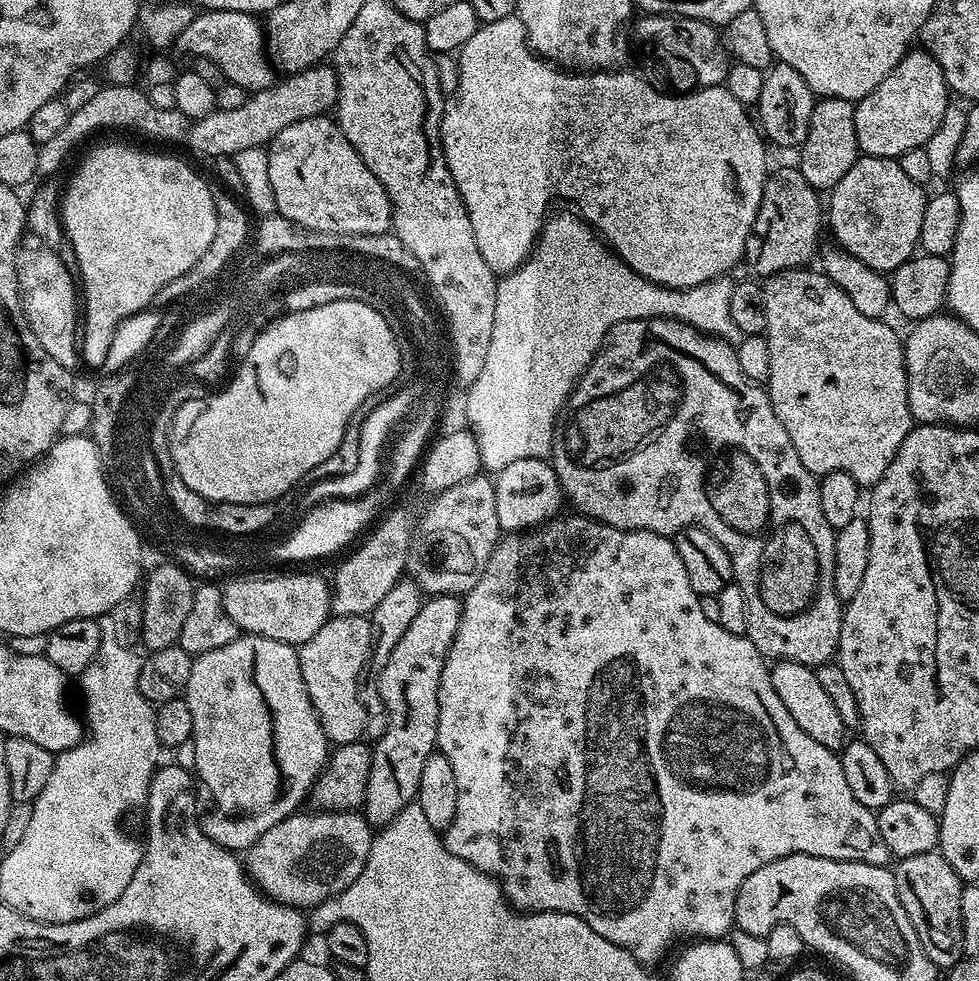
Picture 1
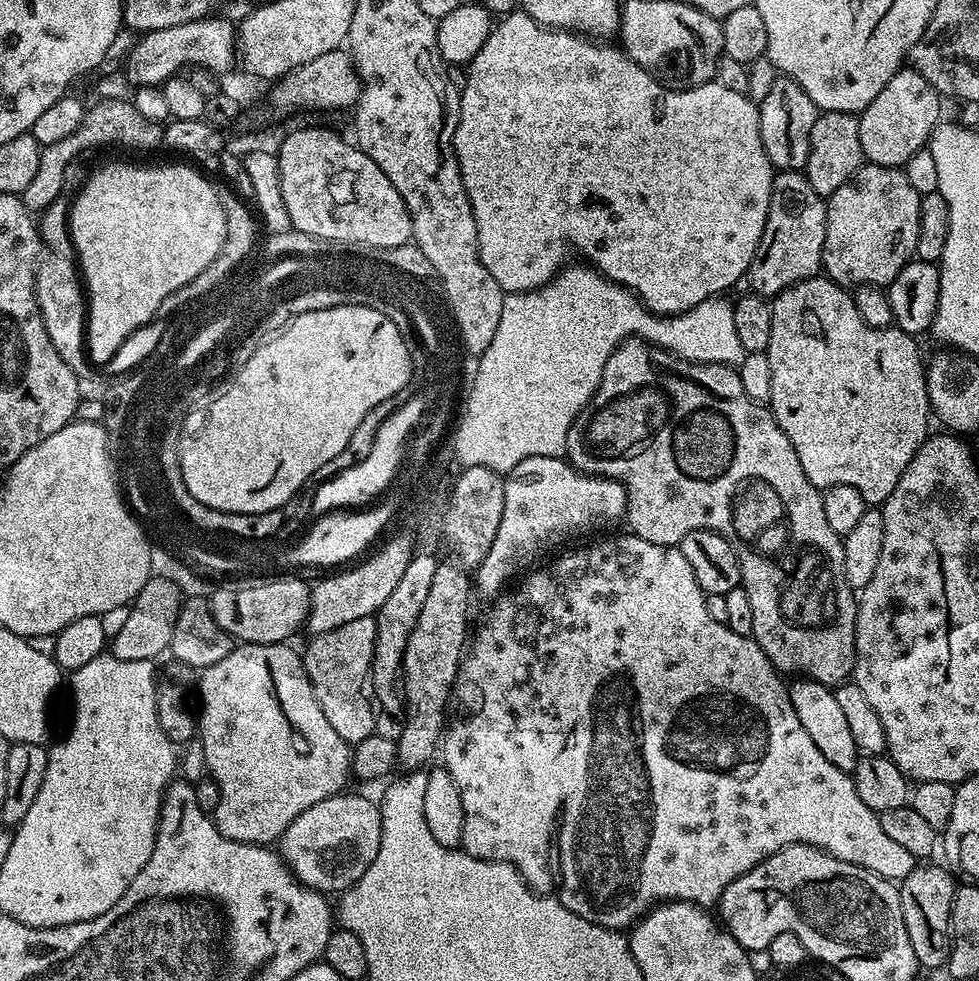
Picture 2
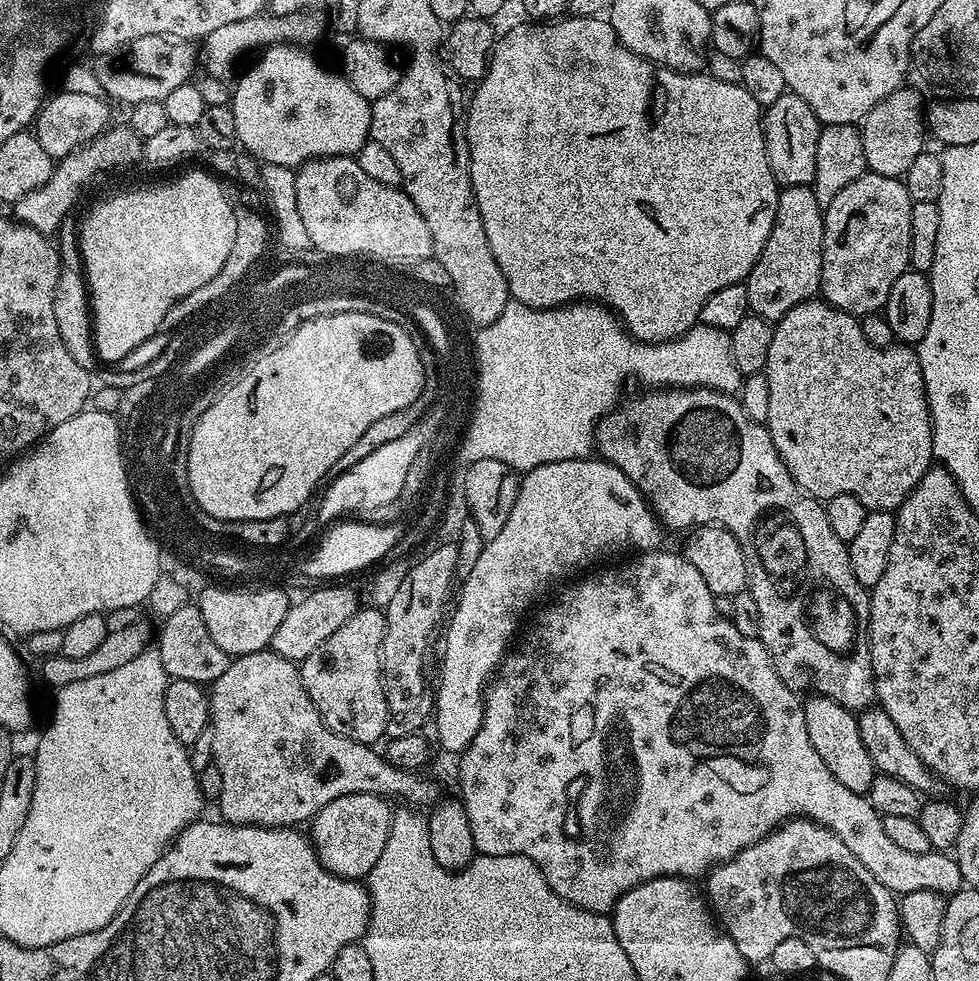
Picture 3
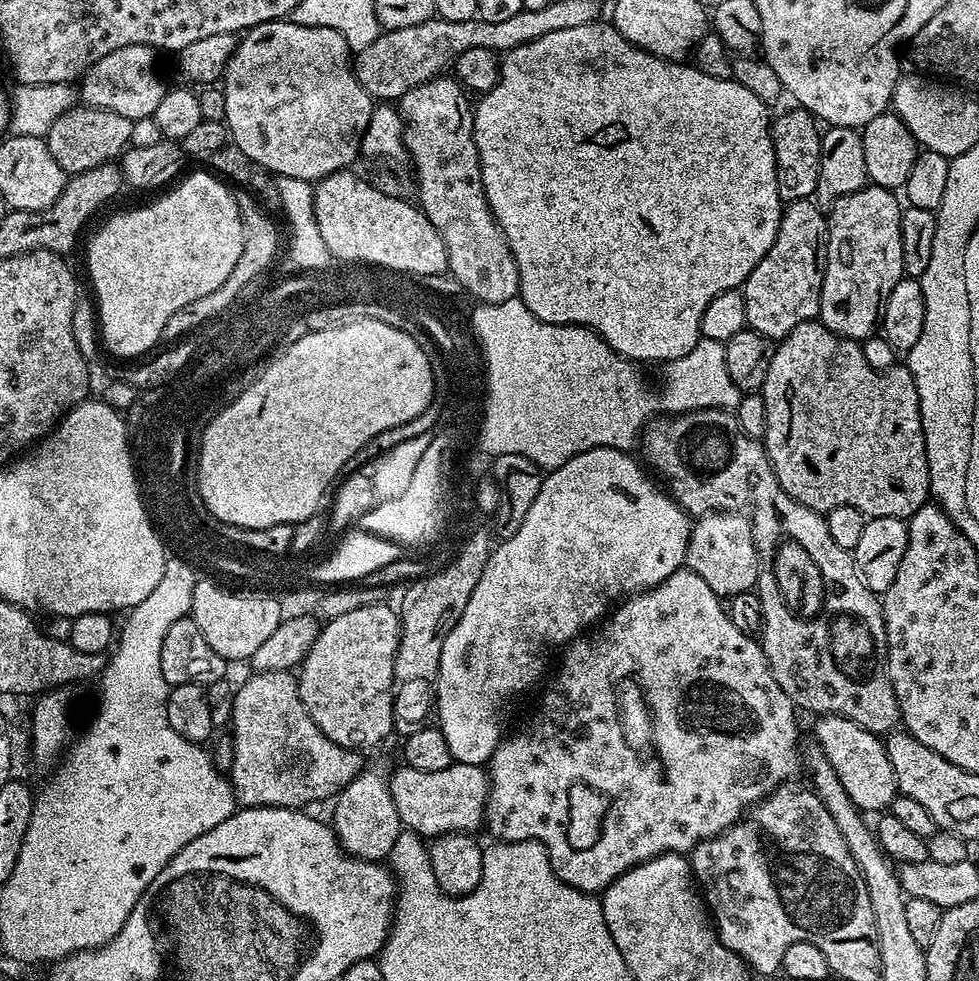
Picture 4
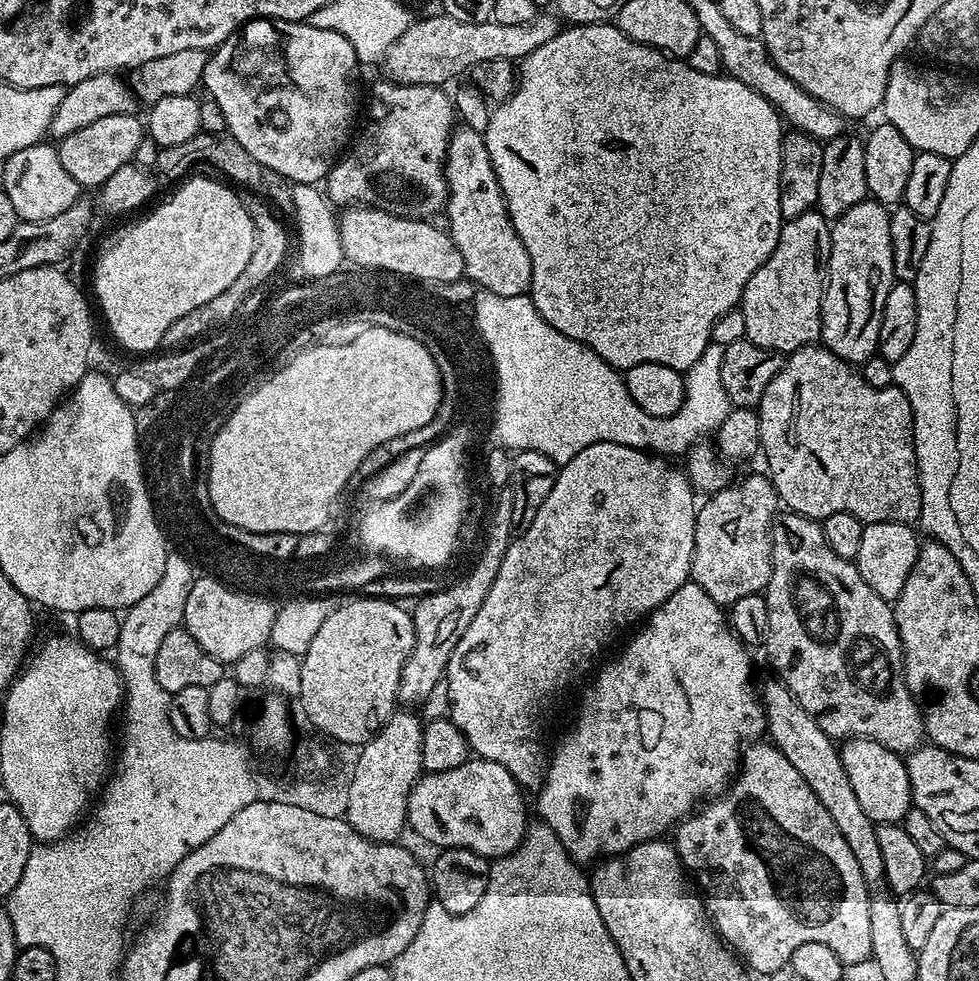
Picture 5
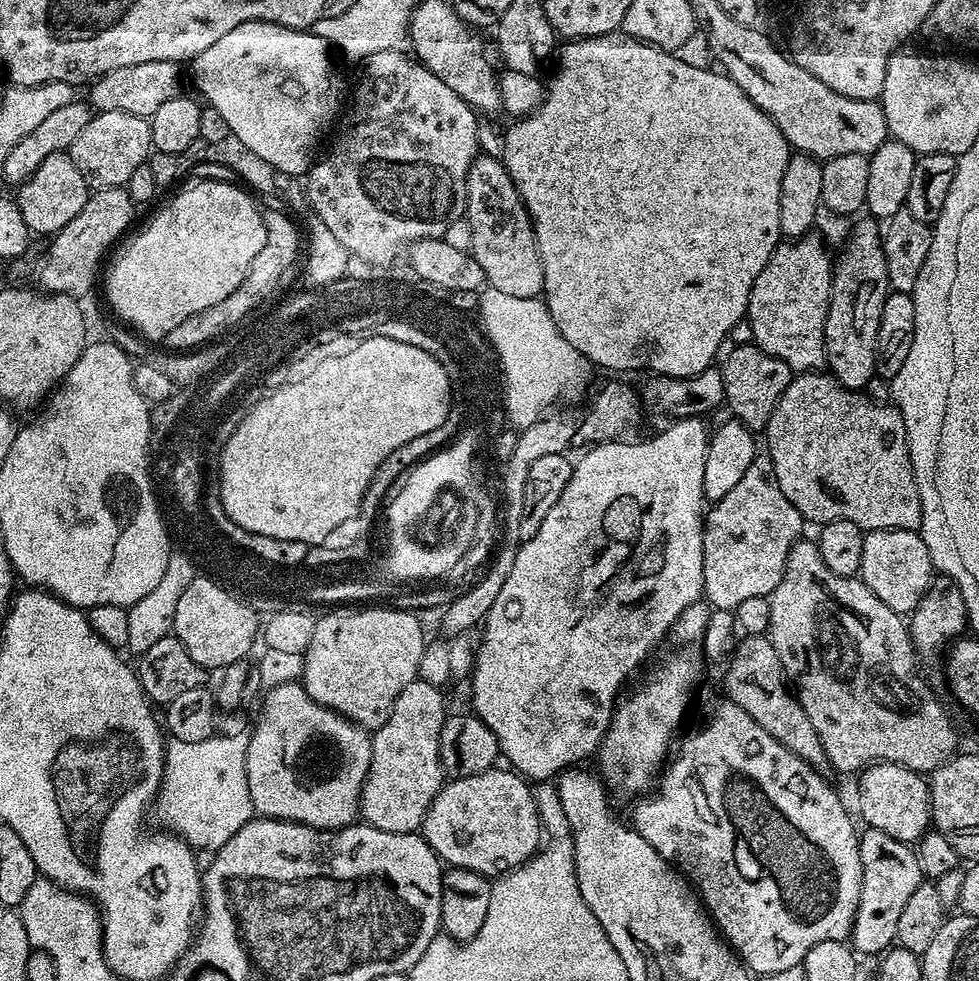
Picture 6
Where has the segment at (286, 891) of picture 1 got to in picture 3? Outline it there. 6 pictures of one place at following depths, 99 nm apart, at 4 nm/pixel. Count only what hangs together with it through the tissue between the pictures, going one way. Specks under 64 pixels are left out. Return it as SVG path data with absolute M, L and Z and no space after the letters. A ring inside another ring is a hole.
M367 792L346 794L322 806L310 824L310 839L322 866L343 880L363 881L374 870L378 858L382 858L382 850L386 850L386 840L390 838L394 808L388 804L391 803L385 797Z

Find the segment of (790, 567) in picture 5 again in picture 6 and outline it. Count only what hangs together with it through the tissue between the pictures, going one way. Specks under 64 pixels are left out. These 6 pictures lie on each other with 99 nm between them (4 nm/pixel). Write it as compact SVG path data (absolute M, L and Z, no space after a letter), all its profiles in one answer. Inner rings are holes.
M801 538L796 541L786 558L786 570L782 582L778 582L778 586L772 591L768 601L770 602L770 626L766 633L768 641L772 643L775 652L778 653L778 658L784 667L784 674L800 699L800 705L810 717L814 730L818 730L822 750L826 750L826 758L833 769L836 767L840 772L859 774L869 764L897 764L921 774L931 774L935 768L942 766L947 760L957 755L956 728L952 725L947 710L940 705L939 698L932 693L931 686L920 677L920 668L916 665L918 653L915 646L912 645L912 635L908 632L905 617L899 612L890 610L890 606L886 606L886 602L882 602L882 598L878 598L878 594L871 592L863 580L856 576L834 574L834 570L830 570L830 566L826 566L826 562L822 562L820 545L815 539Z

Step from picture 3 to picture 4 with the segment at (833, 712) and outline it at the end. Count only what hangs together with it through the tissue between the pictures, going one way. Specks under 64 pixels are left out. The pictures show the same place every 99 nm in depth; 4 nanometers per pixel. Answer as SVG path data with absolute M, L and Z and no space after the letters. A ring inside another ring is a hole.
M820 714L815 717L816 736L814 743L826 754L826 762L838 774L846 794L850 794L850 802L859 808L861 813L880 814L891 805L893 797L898 794L894 768L890 766L890 758L886 758L886 750L881 737L877 733L858 726L850 718L842 718L838 714Z

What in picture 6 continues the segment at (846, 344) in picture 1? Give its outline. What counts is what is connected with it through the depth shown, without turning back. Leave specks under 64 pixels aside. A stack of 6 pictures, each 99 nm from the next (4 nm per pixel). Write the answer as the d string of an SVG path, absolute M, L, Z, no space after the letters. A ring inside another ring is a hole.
M824 370L793 375L778 406L768 419L766 455L772 460L774 474L782 494L794 502L805 521L819 526L835 520L854 522L865 532L874 530L919 529L922 522L922 502L916 485L916 475L910 462L906 438L906 422L900 409L891 403L874 402L863 391L843 388L835 376Z

